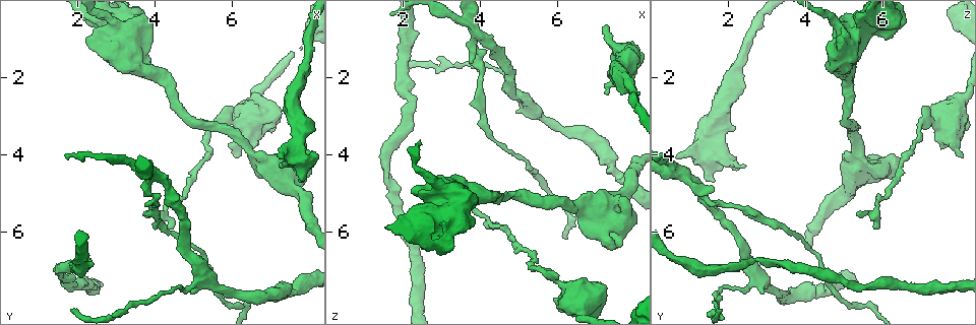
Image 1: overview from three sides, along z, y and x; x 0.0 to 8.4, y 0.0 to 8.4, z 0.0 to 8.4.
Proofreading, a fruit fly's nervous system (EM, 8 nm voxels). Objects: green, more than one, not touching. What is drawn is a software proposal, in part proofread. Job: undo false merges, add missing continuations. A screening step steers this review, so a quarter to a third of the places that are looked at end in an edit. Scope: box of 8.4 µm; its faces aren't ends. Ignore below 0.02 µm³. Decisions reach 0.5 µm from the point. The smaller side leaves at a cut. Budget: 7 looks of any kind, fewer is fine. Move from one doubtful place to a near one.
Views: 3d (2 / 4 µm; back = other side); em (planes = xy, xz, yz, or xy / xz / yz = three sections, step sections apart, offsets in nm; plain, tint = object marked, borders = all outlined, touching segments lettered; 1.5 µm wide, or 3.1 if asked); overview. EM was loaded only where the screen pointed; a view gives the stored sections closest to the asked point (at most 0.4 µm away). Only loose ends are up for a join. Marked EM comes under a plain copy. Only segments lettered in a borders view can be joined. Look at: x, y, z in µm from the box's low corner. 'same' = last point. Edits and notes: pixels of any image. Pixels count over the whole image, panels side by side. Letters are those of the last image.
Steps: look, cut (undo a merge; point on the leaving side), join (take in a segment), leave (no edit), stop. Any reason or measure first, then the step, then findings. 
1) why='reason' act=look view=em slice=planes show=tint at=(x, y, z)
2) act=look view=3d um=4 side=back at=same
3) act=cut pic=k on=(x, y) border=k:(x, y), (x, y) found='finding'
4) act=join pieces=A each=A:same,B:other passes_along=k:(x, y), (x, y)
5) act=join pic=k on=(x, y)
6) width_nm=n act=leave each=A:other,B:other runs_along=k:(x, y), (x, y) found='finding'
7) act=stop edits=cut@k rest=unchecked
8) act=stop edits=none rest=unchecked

why='an open end' act=look view=3d um=2 at=(7.65, 4.65, 1.65)

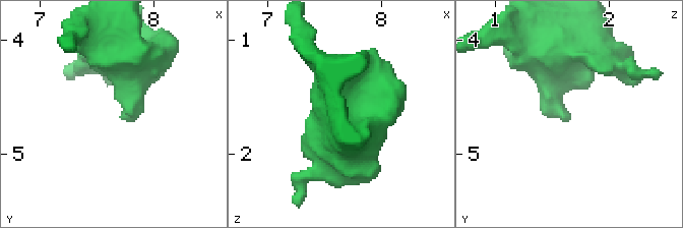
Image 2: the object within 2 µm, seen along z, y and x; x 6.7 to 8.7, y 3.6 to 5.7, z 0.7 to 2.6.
act=look view=em slice=yz step=8 show=tint at=(7.70, 4.68, 1.62)

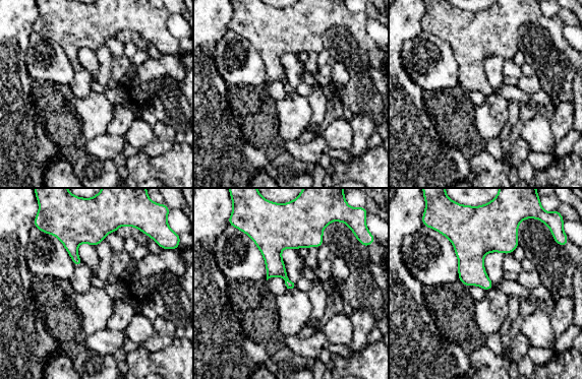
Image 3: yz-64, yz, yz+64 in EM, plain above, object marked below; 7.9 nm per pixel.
act=look view=em slice=planes show=borders at=same

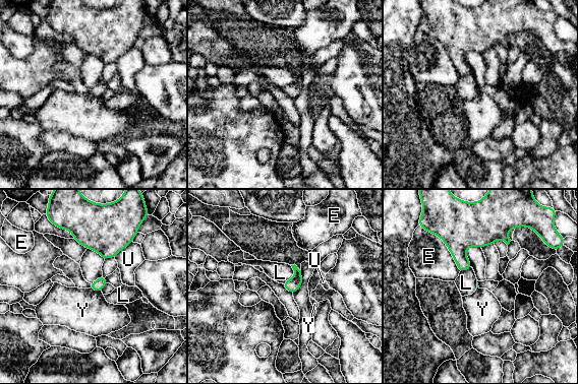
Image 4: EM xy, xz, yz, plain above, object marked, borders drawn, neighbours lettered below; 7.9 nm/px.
act=leave each=E:other,L:other,U:other,Y:other border=4:(90, 288), (101, 292) found='no lettered segment goes on from it'

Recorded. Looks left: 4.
act=look view=3d um=2 at=(3.75, 4.45, 0.60)

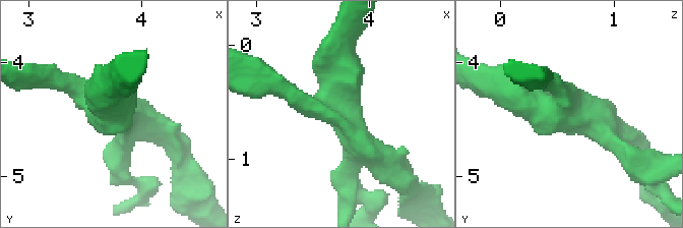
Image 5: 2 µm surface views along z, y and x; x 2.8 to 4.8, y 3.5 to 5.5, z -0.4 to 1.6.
act=look view=em slice=xz step=4 show=tint at=(3.72, 4.42, 0.54)

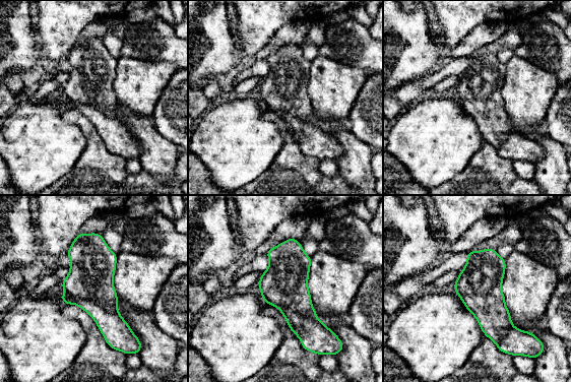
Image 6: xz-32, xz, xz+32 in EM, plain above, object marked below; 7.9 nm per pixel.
why='another direction' act=look view=em slice=planes show=borders at=same

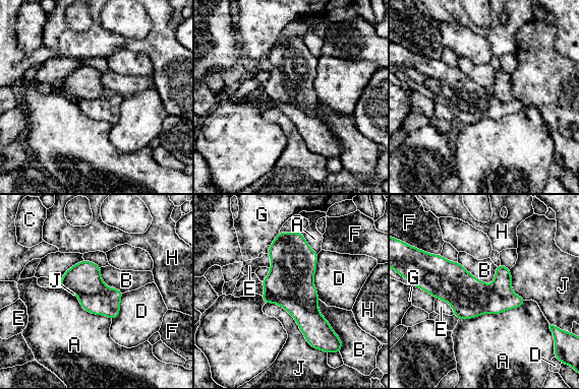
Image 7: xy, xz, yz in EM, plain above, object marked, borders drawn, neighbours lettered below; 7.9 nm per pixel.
act=cut pic=7 on=(291, 274) each=A:other,B:other,C:other,D:other,E:other,F:other,G:other,H:other,J:other border=7:(267, 292), (320, 314) found='a second cell is stuck on'

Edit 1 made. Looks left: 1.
act=stop edits=cut@7 rest=unchecked

